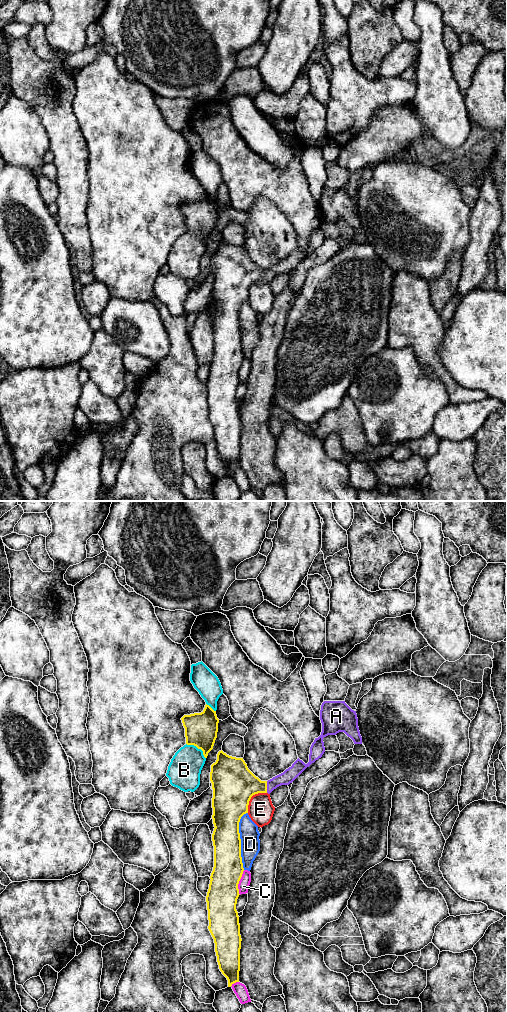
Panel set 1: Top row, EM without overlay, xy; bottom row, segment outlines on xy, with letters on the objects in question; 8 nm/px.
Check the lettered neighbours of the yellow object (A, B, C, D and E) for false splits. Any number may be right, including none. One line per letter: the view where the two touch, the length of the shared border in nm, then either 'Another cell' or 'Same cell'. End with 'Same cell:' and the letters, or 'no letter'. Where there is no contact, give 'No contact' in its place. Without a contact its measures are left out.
A: Touches yellow in xy. Shared border 100 nm. Same cell
B: Touches yellow in xy. Shared border 200 nm. Another cell
C: Touches yellow in xy. Shared border 200 nm. Another cell
D: Touches yellow in xy. Shared border 460 nm. Another cell
E: Touches yellow in xy. Shared border 220 nm. Another cell
Same cell: A

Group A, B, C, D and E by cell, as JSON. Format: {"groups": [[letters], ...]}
{"groups": [["A"], ["B"], ["C"], ["D"], ["E"]]}

